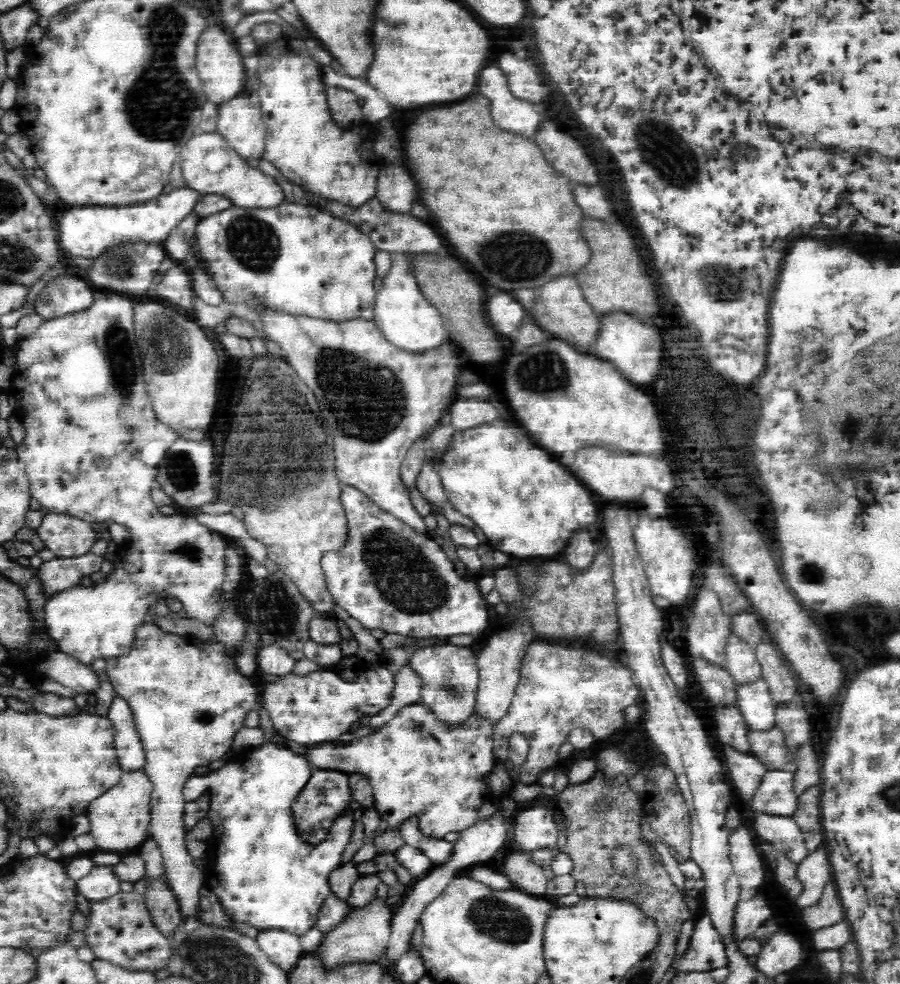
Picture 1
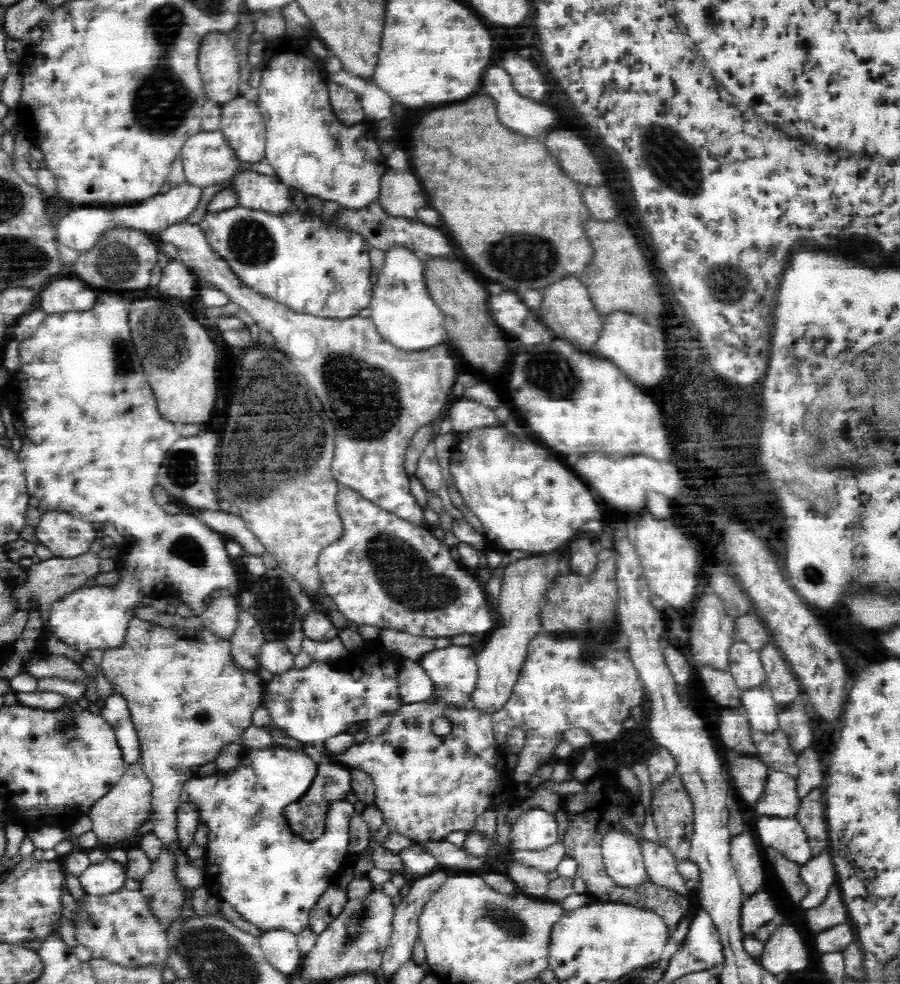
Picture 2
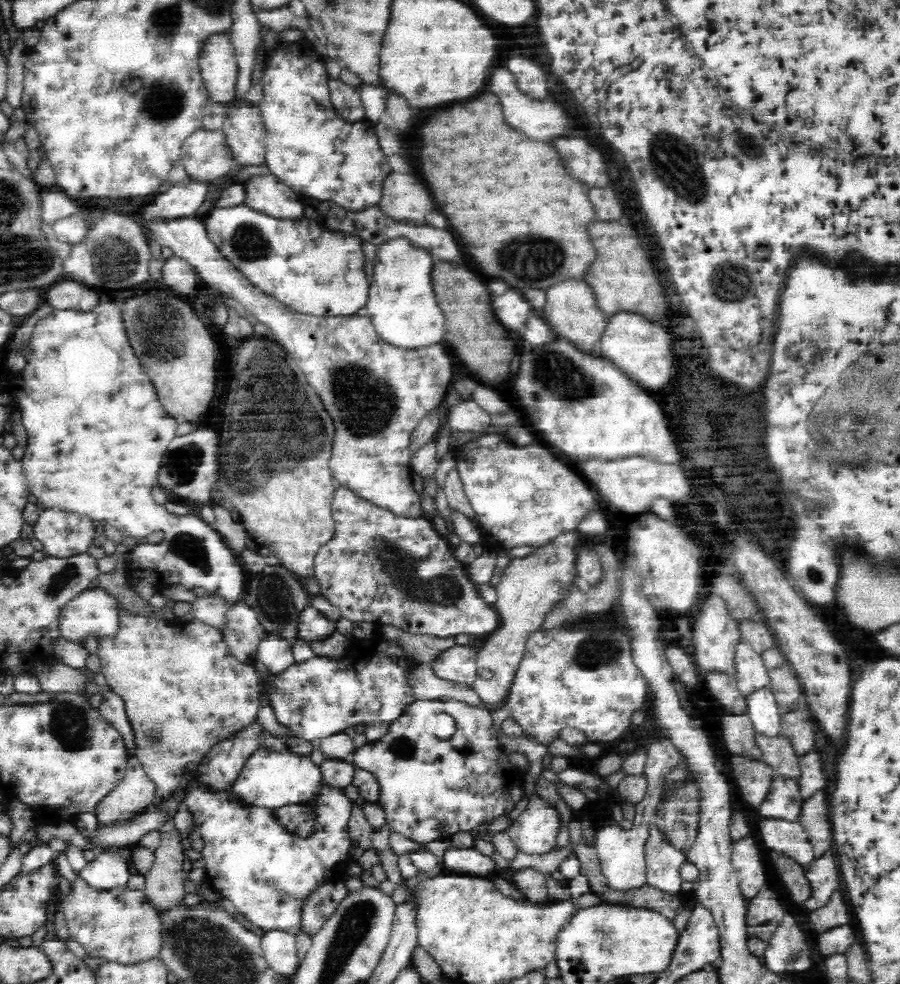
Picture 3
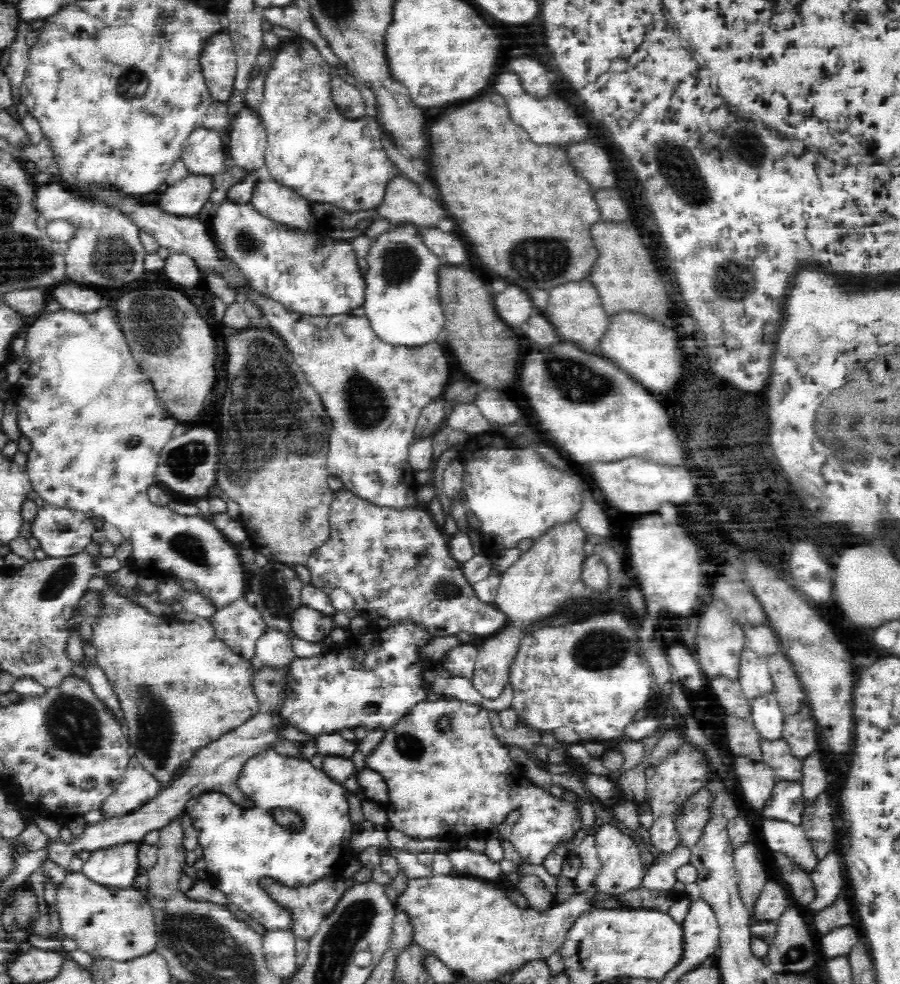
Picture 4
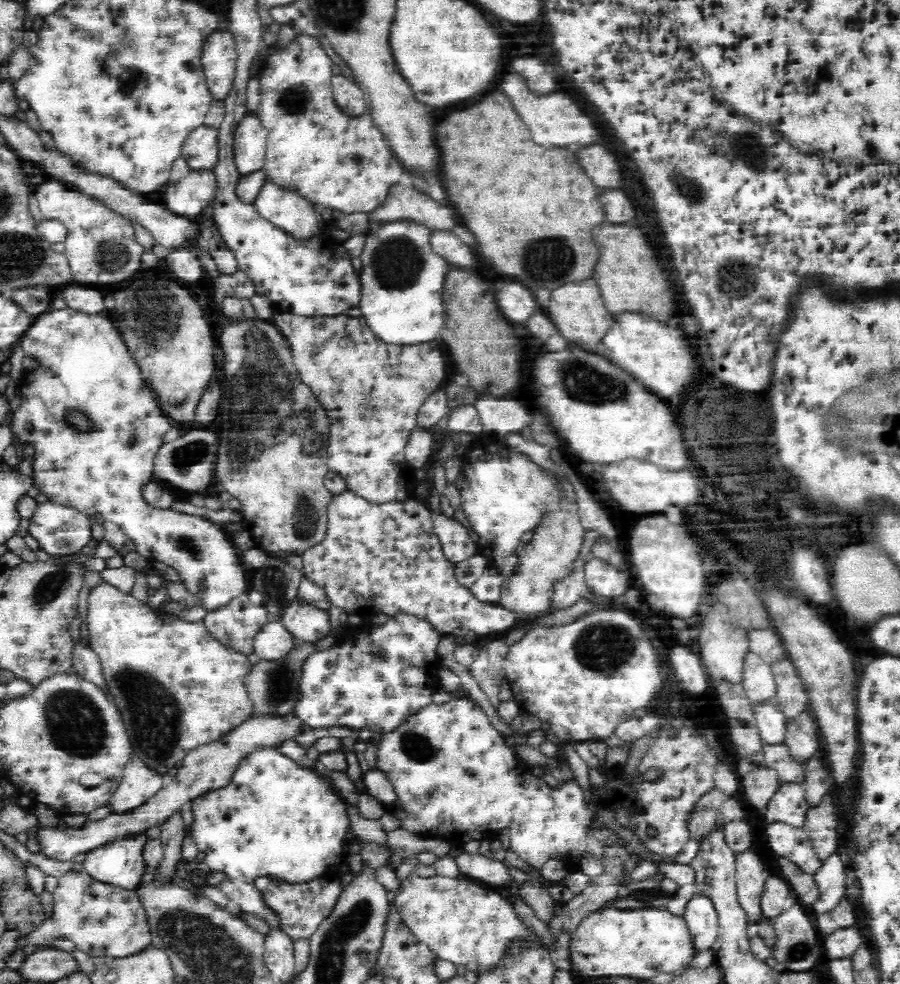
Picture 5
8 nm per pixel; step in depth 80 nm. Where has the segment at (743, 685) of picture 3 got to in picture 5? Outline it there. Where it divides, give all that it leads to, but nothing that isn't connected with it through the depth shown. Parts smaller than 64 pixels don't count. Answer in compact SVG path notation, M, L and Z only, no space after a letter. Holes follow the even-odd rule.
M752 652L744 659L742 684L748 700L754 707L776 696L776 681L771 665Z

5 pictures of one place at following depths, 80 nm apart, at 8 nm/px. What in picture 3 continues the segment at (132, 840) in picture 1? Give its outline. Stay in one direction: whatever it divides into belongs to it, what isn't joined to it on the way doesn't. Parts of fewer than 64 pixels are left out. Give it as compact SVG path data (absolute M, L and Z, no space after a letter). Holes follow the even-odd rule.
M132 754L124 778L113 792L106 795L96 806L94 813L100 825L123 821L140 814L147 806L157 801L156 786L144 767Z

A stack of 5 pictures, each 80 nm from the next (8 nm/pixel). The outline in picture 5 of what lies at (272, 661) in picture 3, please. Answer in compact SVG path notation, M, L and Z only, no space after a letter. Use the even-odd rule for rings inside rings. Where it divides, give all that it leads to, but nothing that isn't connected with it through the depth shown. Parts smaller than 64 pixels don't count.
M269 620L255 634L253 653L260 659L282 660L294 648L295 641L279 620Z

